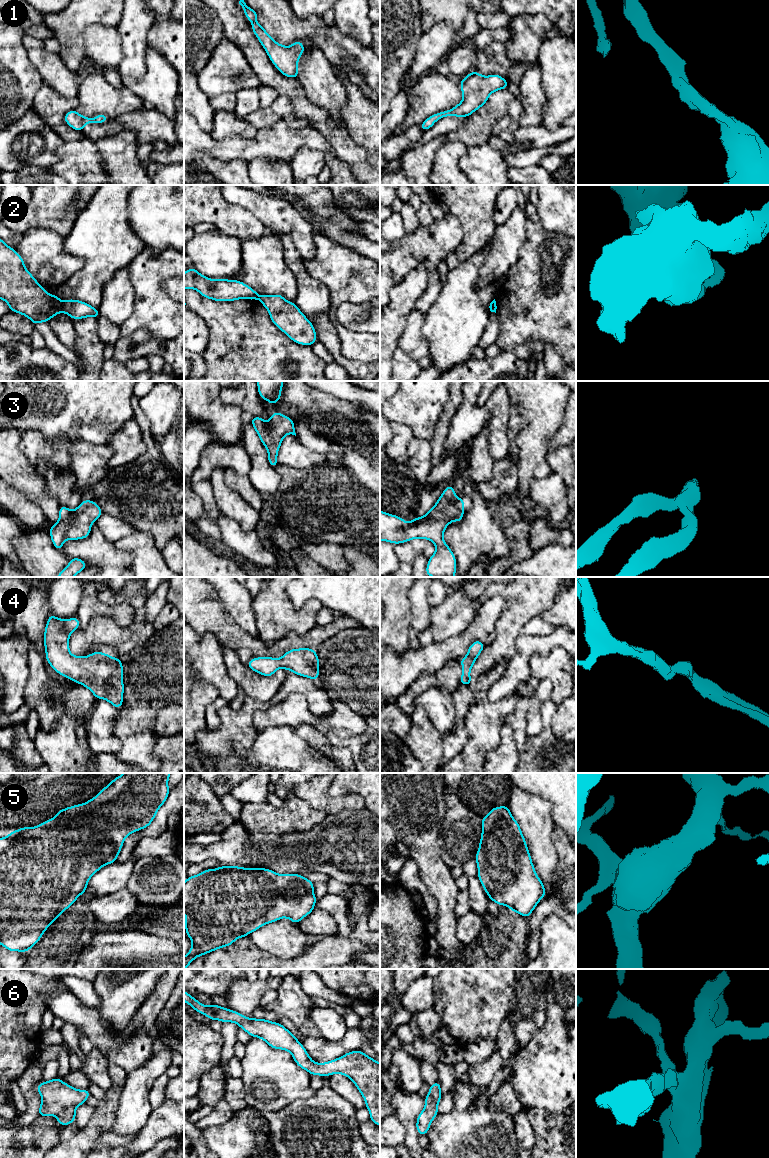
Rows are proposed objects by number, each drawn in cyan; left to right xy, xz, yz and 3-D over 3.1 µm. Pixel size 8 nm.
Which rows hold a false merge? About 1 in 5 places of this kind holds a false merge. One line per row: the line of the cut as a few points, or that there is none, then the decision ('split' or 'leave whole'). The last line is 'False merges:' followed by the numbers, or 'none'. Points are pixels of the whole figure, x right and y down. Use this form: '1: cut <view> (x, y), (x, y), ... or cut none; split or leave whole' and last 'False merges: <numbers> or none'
1: cut none; leave whole
2: cut xy (61, 302), (62, 310); split
3: cut none; leave whole
4: cut none; leave whole
5: cut none; leave whole
6: cut none; leave whole
False merges: 2

